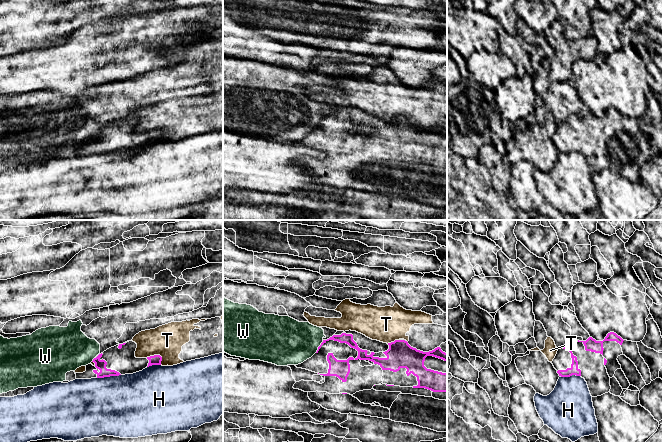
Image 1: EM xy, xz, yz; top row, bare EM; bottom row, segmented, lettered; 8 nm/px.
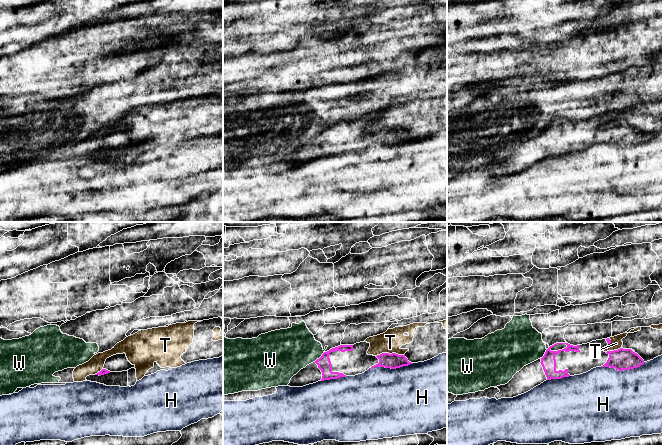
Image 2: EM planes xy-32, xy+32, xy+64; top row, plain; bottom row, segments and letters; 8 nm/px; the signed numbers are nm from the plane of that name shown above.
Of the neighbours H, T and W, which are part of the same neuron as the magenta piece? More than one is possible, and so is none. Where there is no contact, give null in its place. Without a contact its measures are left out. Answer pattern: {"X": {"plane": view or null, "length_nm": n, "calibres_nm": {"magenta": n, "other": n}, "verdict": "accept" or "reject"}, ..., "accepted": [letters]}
{"H": {"plane": "xy", "length_nm": 190, "calibres_nm": {"magenta": 80, "other": 480}, "verdict": "reject"}, "T": {"plane": "xy", "length_nm": 140, "calibres_nm": {"magenta": 80, "other": 260}, "verdict": "reject"}, "W": {"plane": "xz", "length_nm": 120, "calibres_nm": {"magenta": 80, "other": 360}, "verdict": "reject"}, "accepted": []}

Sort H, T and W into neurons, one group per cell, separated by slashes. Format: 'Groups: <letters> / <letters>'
Groups: H / T / W

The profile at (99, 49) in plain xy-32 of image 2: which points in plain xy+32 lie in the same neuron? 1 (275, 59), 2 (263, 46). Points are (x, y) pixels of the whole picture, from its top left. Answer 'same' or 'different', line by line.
1: same
2: different

